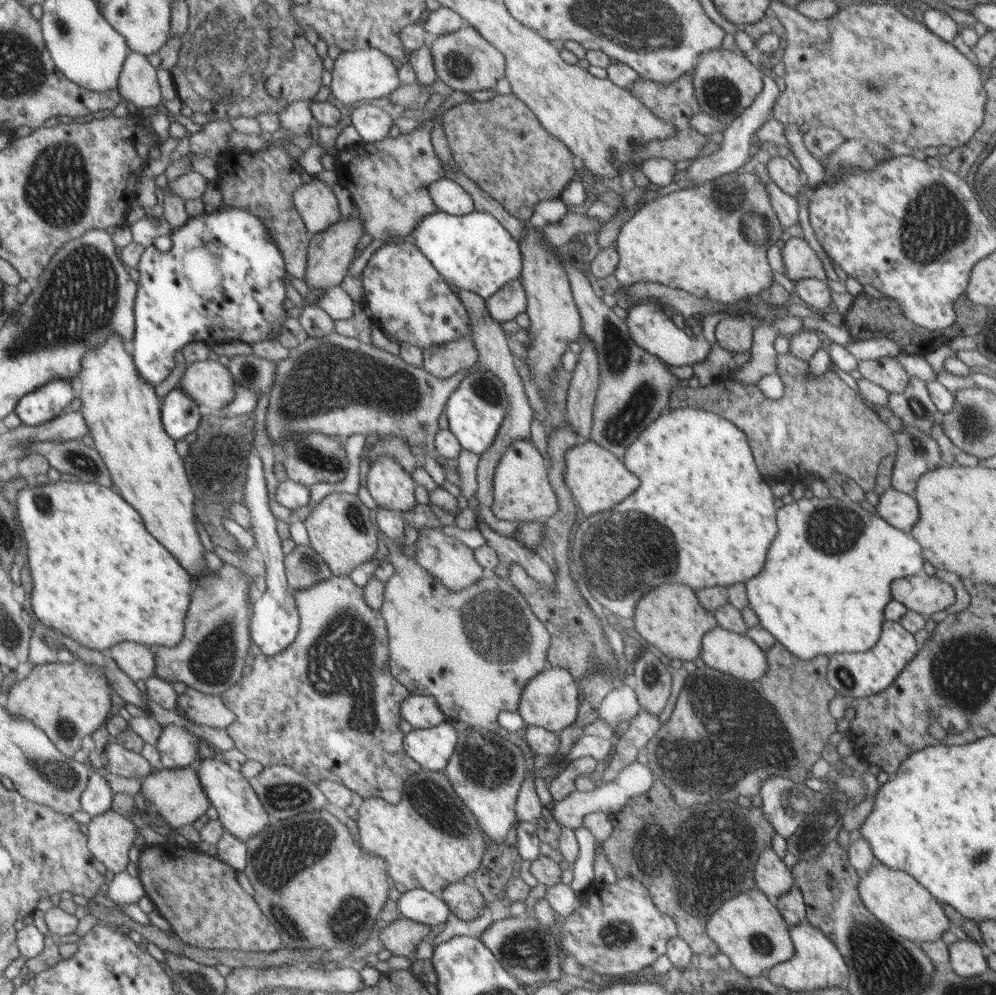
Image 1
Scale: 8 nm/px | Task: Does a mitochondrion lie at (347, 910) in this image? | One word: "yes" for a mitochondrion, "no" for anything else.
yes

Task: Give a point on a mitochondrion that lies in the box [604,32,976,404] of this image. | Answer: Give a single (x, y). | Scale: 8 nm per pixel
(935, 202)

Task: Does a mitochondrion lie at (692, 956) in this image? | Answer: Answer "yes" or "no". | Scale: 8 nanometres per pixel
no

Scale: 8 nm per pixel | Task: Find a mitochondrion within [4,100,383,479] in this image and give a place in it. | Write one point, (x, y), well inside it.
(57, 188)

